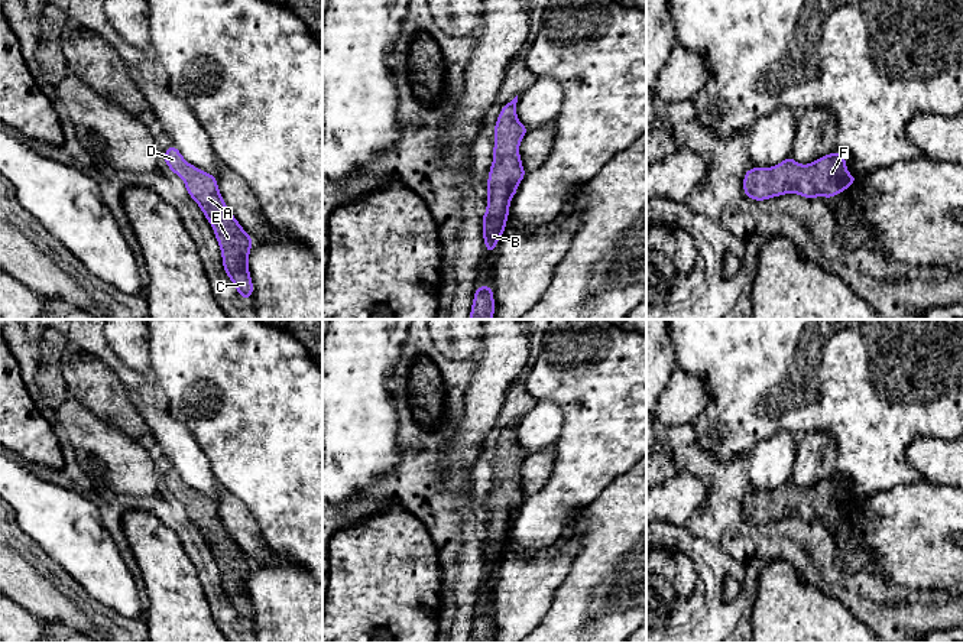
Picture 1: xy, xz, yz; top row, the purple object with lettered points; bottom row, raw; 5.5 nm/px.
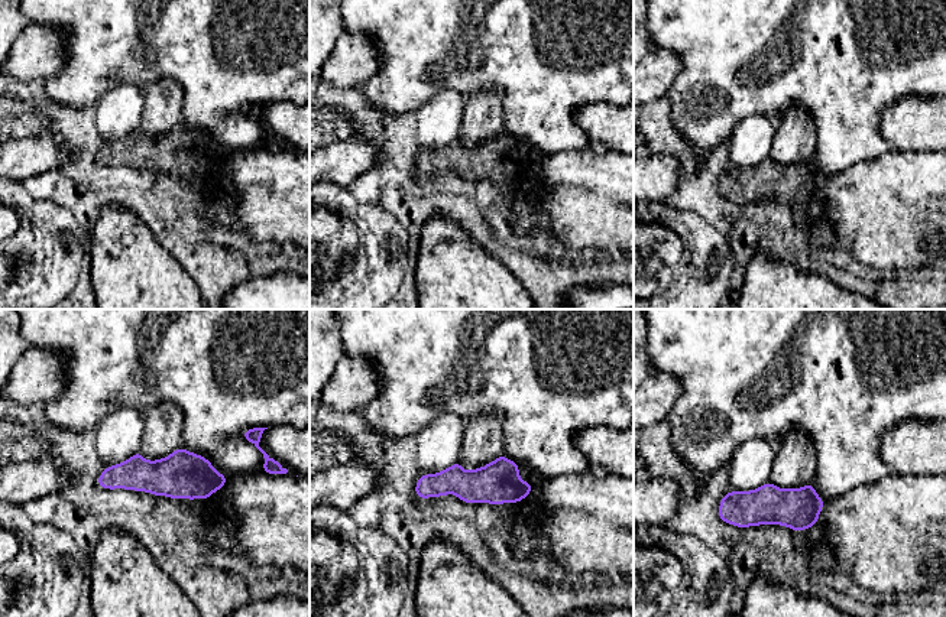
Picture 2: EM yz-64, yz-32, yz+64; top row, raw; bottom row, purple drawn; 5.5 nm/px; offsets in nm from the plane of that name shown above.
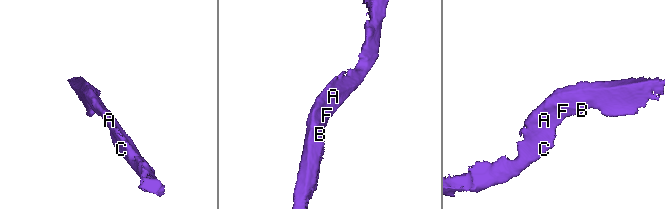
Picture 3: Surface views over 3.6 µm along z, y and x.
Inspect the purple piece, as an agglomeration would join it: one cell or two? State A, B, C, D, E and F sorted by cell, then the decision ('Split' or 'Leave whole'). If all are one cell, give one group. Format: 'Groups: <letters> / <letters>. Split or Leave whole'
Groups: A B C D E F. Leave whole

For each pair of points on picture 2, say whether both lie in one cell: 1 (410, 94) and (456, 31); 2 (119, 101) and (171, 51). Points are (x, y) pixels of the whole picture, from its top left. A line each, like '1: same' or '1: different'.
1: same
2: different

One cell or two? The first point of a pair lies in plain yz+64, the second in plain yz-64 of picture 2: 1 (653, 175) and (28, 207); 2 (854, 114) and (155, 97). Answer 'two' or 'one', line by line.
1: two
2: two

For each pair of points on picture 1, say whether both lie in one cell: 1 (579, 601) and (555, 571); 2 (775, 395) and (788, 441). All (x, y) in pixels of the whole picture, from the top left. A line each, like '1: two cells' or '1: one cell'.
1: two cells
2: two cells

